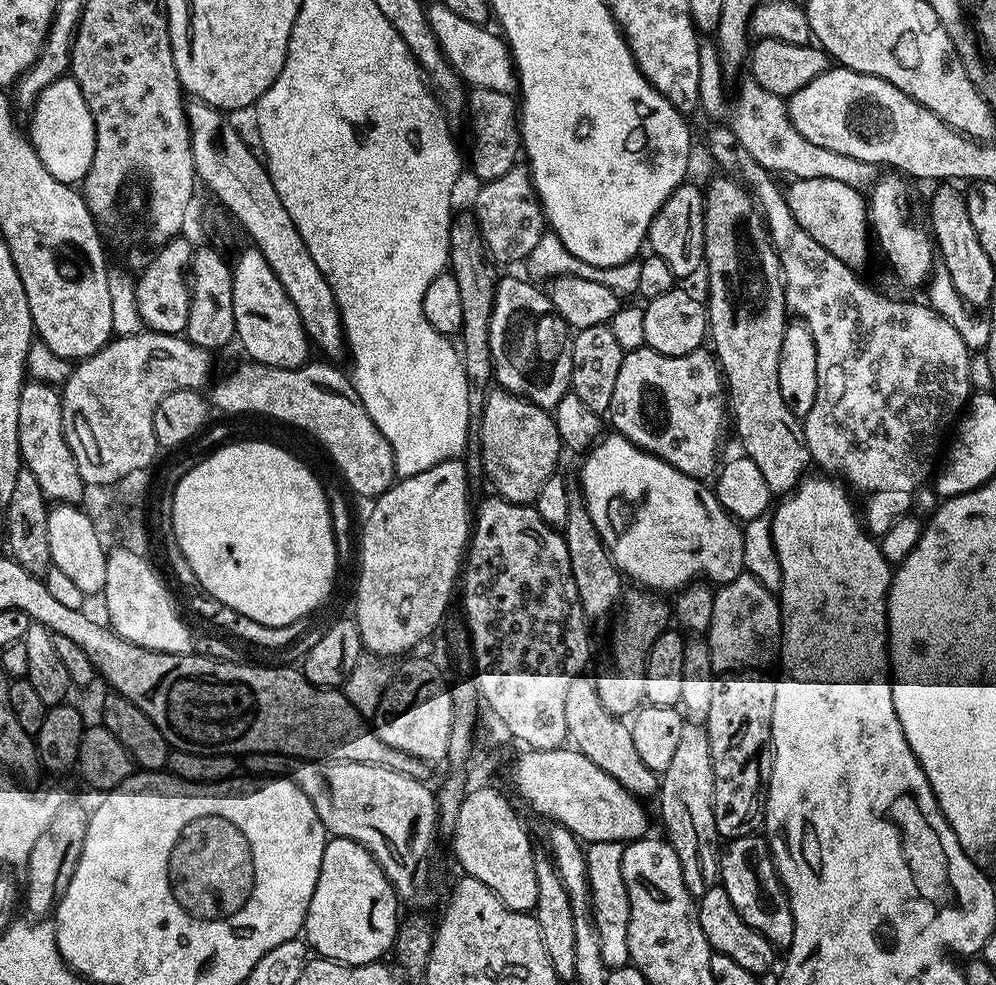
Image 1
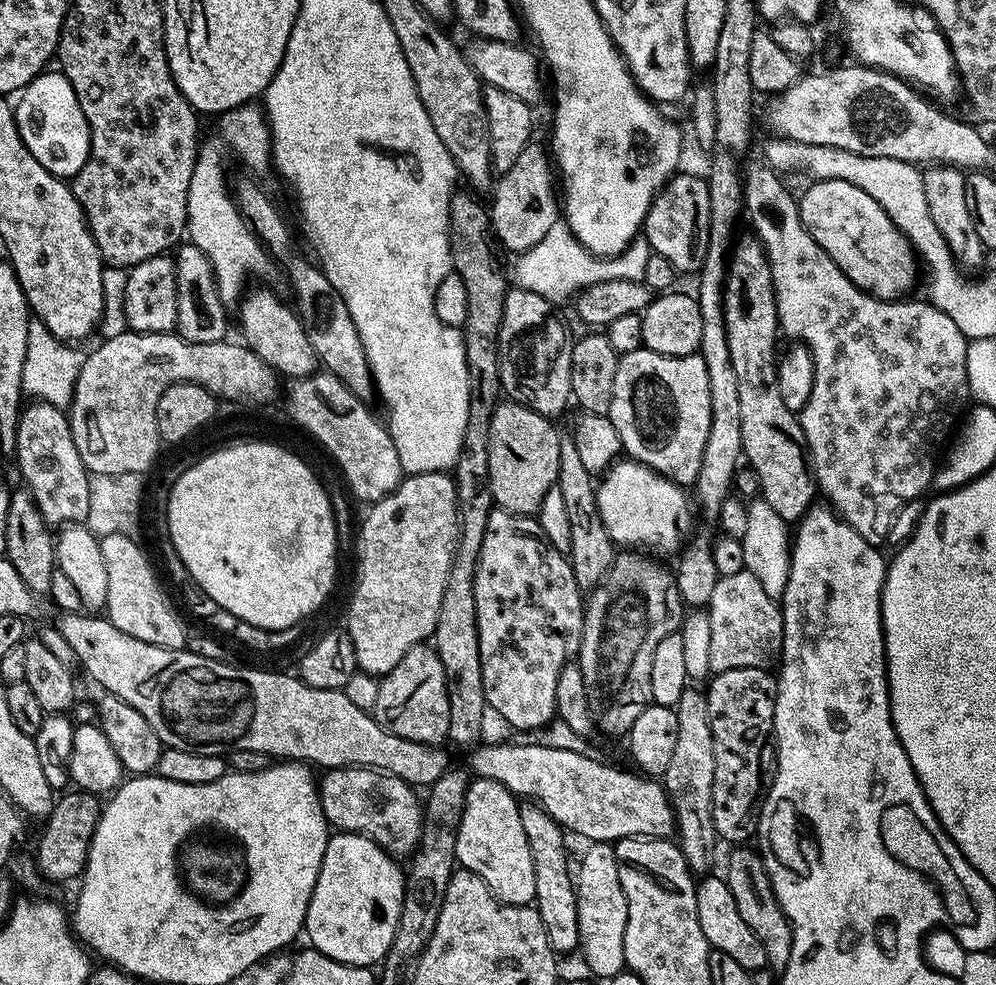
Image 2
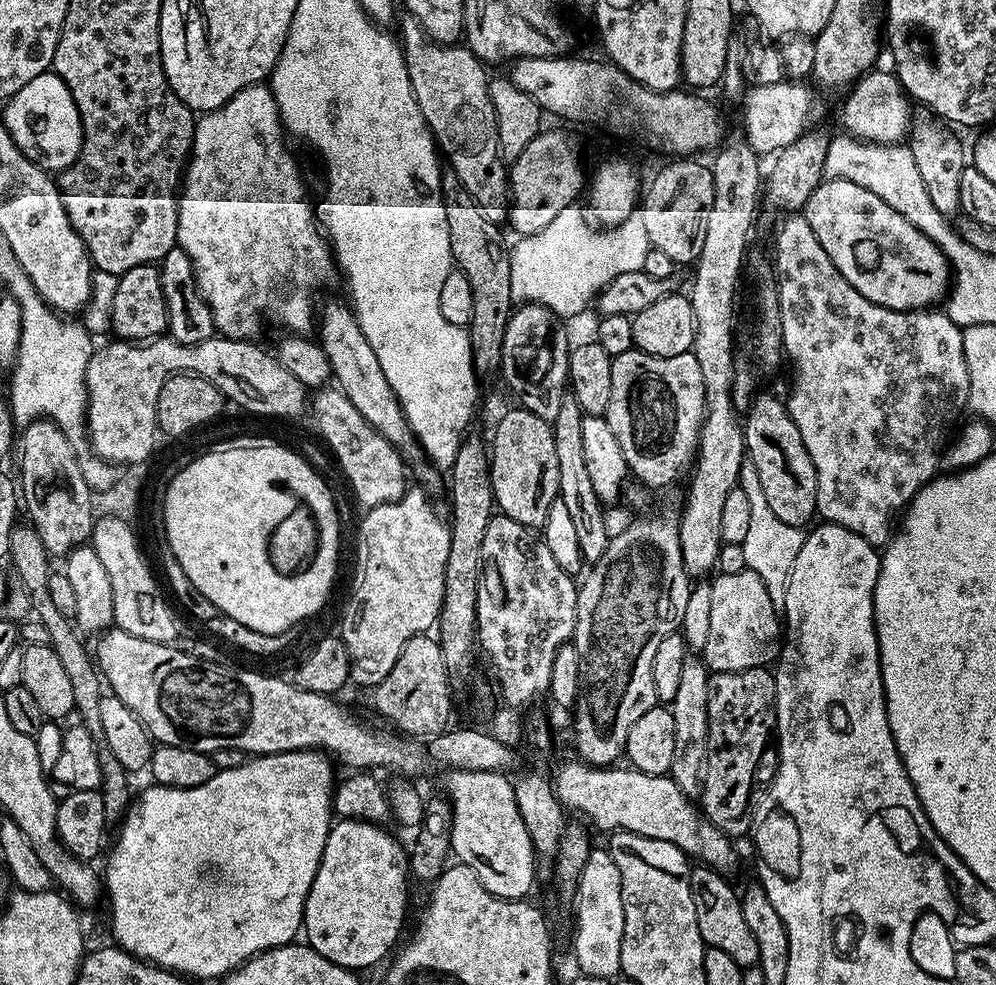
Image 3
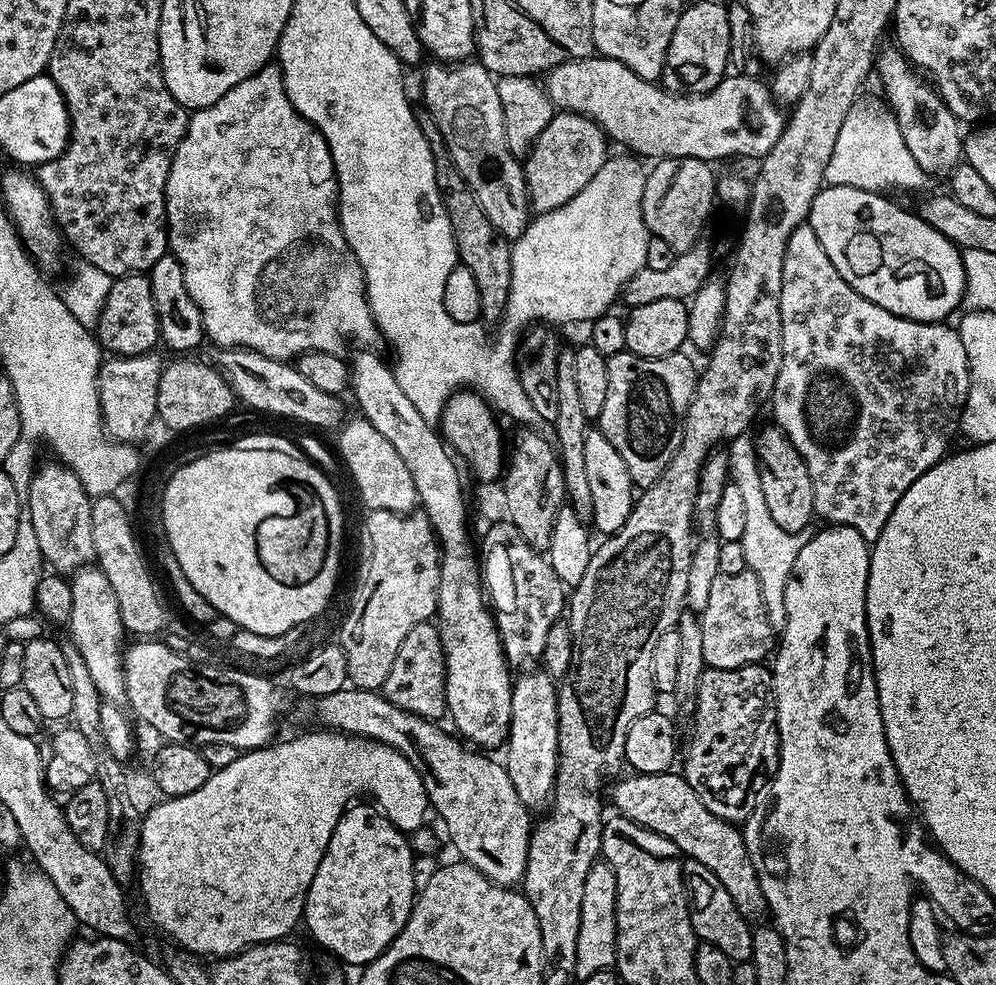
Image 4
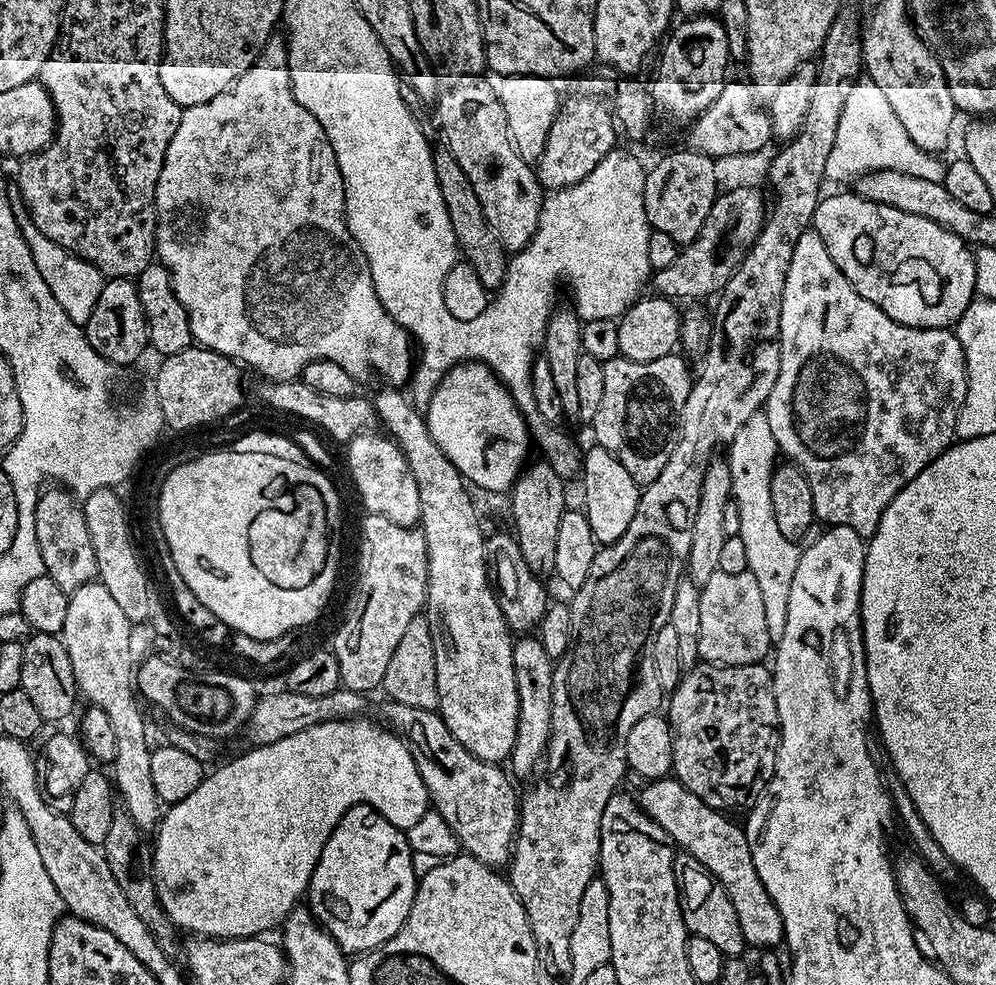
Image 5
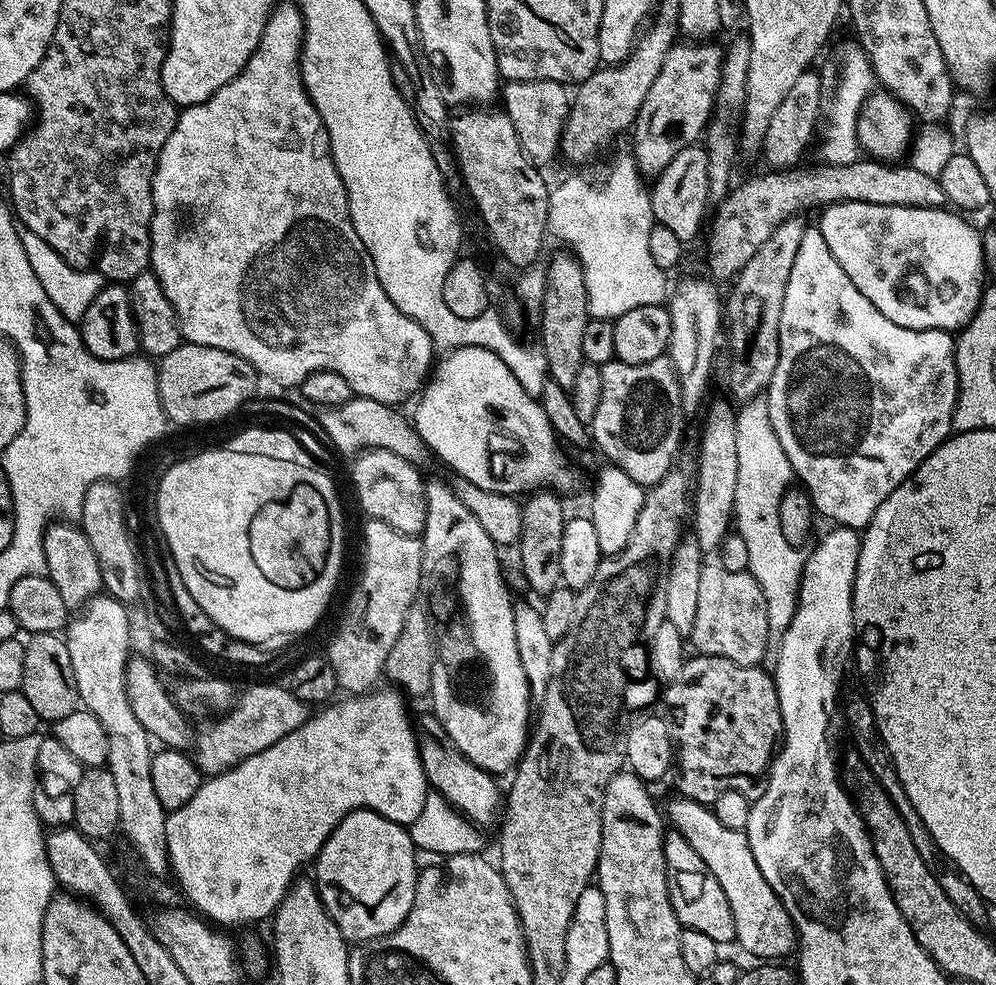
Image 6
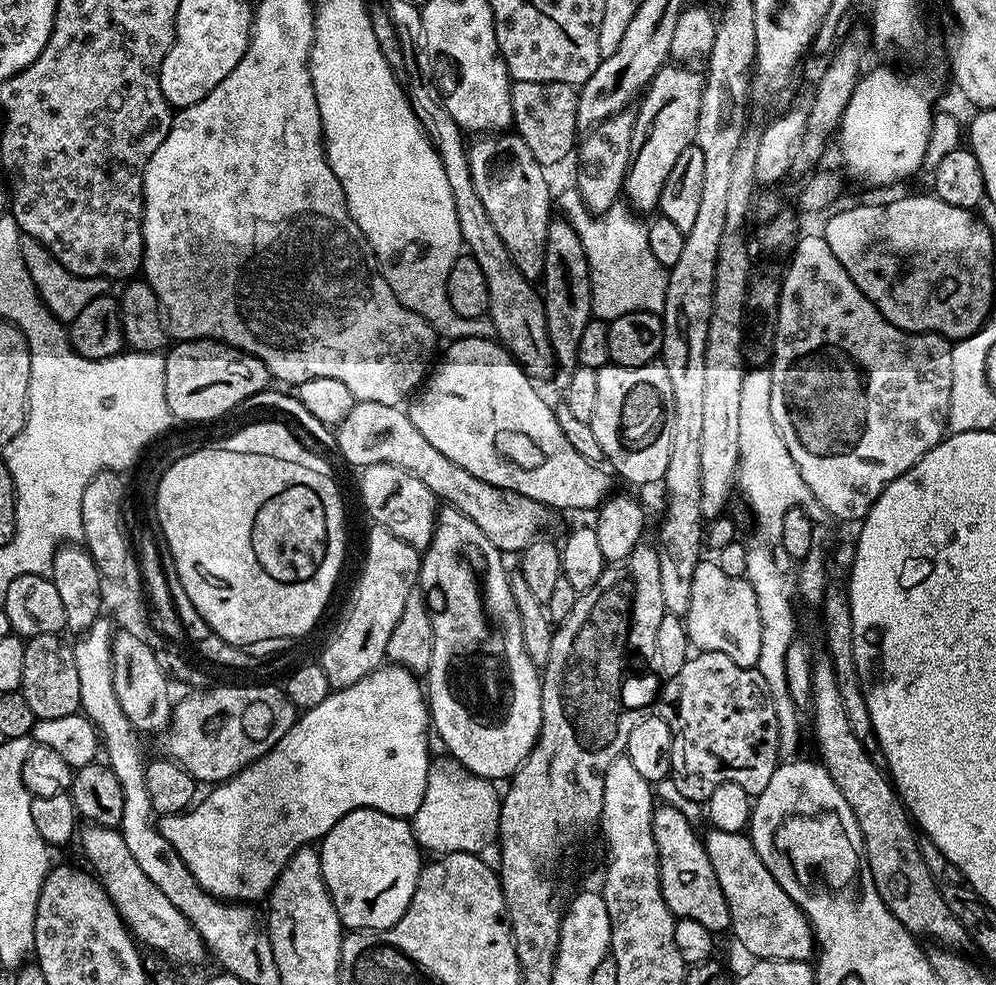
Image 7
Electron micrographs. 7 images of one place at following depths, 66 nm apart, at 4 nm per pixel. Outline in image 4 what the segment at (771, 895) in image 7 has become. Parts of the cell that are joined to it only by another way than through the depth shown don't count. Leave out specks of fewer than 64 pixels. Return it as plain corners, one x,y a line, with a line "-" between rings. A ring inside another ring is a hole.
679,771
626,776
613,783
617,783
612,788
615,811
638,822
646,830
654,830
654,834
662,834
662,838
670,838
687,859
702,862
702,866
706,866
706,870
710,870
718,882
726,886
730,898
734,898
734,906
738,906
745,920
759,921
759,916
765,915
766,905
754,862
750,862
750,854
746,850
743,831
733,821
710,814
710,810
702,806
702,798
698,798
696,791
684,781

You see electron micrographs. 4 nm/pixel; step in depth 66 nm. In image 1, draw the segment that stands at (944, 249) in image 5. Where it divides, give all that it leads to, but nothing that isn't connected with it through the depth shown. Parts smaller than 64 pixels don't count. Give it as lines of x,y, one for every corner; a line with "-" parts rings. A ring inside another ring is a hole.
830,178
792,180
789,185
784,197
798,226
802,226
802,230
806,230
818,246
826,246
834,258
849,264
854,270
860,270
868,260
868,240
870,244
868,206
861,189
851,188
846,182
834,182

